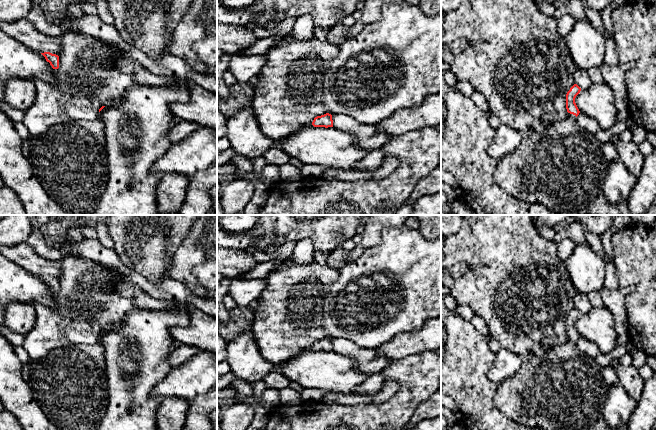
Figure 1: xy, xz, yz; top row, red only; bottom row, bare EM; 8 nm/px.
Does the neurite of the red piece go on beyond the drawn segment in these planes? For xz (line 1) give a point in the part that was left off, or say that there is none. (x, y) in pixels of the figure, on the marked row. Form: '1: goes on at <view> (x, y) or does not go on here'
1: does not go on here

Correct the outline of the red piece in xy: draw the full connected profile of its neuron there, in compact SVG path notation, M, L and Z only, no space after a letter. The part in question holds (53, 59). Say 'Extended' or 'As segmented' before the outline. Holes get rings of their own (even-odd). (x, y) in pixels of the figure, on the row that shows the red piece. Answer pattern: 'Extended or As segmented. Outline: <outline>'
As segmented. Outline: M44 52L41 53L47 62L50 63L53 69L58 69L59 68L59 56L56 54L52 54L50 52Z

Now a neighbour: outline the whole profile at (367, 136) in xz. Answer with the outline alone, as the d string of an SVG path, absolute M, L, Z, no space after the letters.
M333 115L332 120L333 127L350 133L355 141L369 152L381 148L391 138L384 132L378 132L376 125L360 124L347 115Z

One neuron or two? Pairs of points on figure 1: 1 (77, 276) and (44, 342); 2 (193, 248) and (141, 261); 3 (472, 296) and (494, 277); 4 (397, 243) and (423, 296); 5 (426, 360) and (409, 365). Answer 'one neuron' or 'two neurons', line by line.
1: one neuron
2: two neurons
3: one neuron
4: one neuron
5: one neuron

